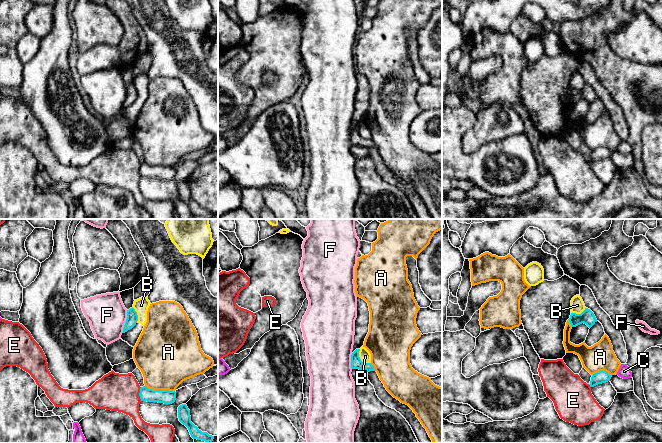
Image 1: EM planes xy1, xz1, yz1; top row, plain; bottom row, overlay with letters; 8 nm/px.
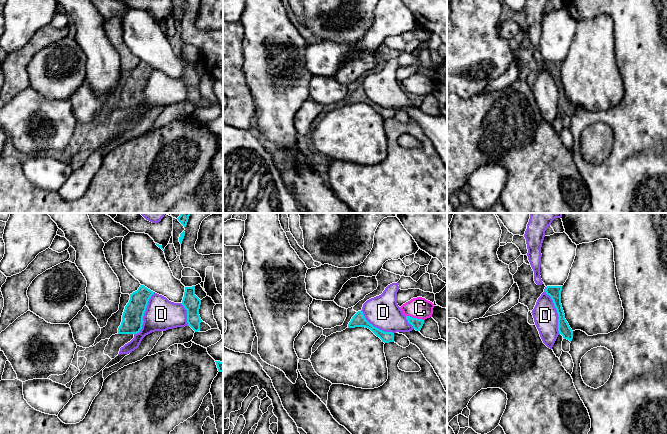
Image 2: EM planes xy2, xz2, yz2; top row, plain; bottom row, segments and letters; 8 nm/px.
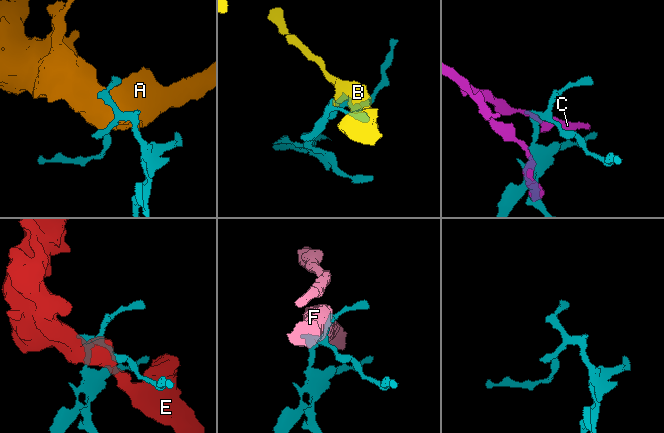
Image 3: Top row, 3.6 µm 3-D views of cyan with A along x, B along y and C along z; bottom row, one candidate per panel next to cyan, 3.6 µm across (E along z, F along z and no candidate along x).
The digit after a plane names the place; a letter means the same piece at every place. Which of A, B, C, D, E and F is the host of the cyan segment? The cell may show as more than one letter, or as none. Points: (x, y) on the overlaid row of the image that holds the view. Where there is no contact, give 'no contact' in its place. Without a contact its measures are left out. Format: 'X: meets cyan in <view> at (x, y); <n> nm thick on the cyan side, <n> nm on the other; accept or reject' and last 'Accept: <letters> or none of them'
A: meets cyan in xy1 at (160, 390); 110 nm thick on the cyan side, 440 nm on the other; reject
B: meets cyan in xz1 at (360, 359); 90 nm thick on the cyan side, 90 nm on the other; reject
C: meets cyan in xz2 at (415, 318); 90 nm thick on the cyan side, 170 nm on the other; reject
D: meets cyan in yz2 at (556, 309); 100 nm thick on the cyan side, 200 nm on the other; accept
E: meets cyan in xy1 at (139, 394); 110 nm thick on the cyan side, 300 nm on the other; reject
F: meets cyan in xy1 at (126, 321); 90 nm thick on the cyan side, 300 nm on the other; reject
Accept: D

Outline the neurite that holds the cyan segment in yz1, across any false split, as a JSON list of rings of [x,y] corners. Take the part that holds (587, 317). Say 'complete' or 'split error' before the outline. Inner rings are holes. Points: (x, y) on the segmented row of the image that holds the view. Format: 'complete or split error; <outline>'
complete; [[[585,308],[585,310],[581,314],[571,313],[569,322],[572,327],[576,327],[582,323],[586,324],[589,328],[591,328],[595,322],[597,321],[594,313]]]

